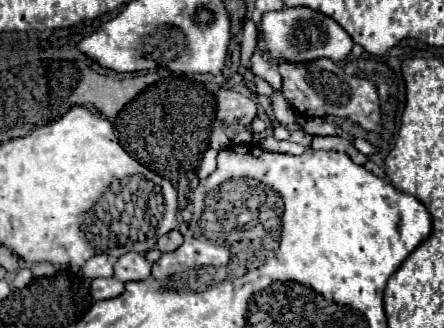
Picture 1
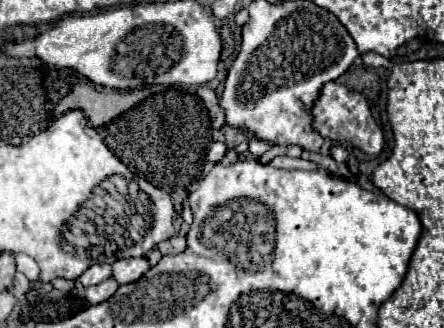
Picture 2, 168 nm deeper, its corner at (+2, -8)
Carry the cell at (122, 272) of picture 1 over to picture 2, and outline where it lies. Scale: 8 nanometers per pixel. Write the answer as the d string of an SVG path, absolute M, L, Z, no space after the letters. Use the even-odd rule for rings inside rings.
M126 258L114 262L114 280L118 284L130 284L142 278L150 270L150 264L146 258Z

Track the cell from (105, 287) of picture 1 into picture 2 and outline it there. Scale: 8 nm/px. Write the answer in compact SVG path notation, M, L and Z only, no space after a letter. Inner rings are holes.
M110 278L110 280L104 280L102 284L88 286L88 288L86 288L86 300L88 300L90 304L106 302L116 290L118 290L118 282L116 282L114 278Z

